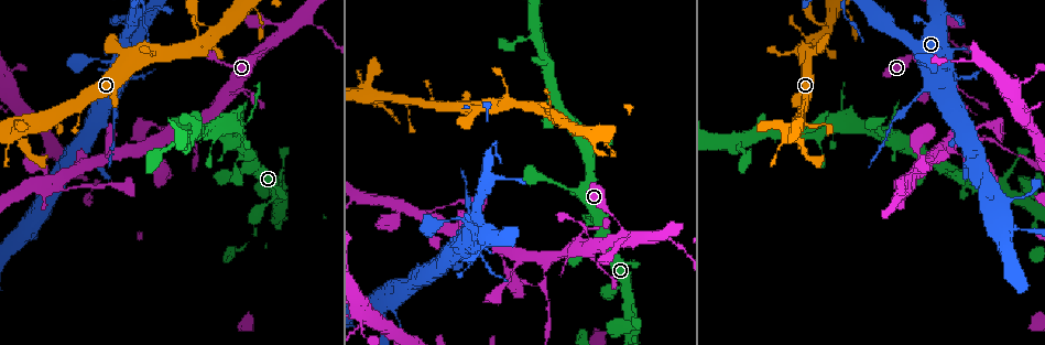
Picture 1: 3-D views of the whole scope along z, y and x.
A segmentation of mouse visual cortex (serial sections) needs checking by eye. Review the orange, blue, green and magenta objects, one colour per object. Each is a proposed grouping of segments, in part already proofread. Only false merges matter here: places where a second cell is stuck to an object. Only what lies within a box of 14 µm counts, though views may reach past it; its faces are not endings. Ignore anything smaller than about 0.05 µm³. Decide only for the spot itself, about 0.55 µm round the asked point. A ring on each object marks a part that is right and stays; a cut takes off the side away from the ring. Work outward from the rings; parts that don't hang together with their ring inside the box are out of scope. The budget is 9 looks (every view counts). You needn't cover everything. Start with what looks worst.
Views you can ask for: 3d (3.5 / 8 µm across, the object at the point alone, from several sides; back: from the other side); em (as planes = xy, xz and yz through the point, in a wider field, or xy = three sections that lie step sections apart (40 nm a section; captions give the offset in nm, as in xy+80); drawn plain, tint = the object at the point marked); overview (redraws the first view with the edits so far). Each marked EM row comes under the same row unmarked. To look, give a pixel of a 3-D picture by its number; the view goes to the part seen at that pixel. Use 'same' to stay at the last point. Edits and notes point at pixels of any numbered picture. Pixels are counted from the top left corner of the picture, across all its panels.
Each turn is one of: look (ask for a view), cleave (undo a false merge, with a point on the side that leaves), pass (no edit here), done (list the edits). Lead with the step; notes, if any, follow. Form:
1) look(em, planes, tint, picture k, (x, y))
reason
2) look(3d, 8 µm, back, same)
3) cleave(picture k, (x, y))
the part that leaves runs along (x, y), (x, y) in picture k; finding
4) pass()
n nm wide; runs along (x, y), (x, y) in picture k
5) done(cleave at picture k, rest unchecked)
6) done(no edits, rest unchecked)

look(3d, 3.5 µm, picture 1, (917, 97))
sudden change in width

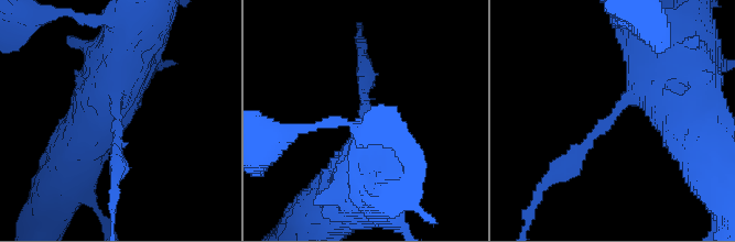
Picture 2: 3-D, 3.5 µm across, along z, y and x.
look(em, xy, step 1, tint, picture 2, (116, 120))

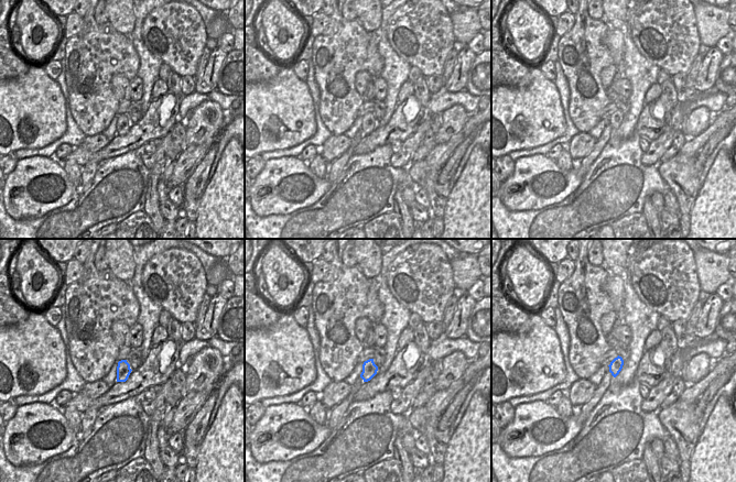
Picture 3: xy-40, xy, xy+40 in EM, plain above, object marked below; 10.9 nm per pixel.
cleave(picture 2, (587, 143))
the part that leaves runs along (613, 116), (539, 193) in picture 2; two cells meet here

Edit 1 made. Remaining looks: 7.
look(3d, 3.5 µm, picture 1, (374, 93))
four or more arms meet

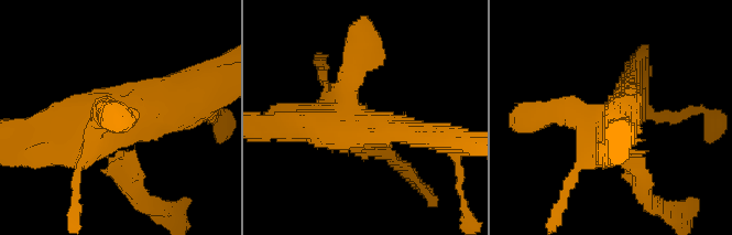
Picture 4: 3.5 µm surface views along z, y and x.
look(em, planes, tint, picture 4, (369, 125))

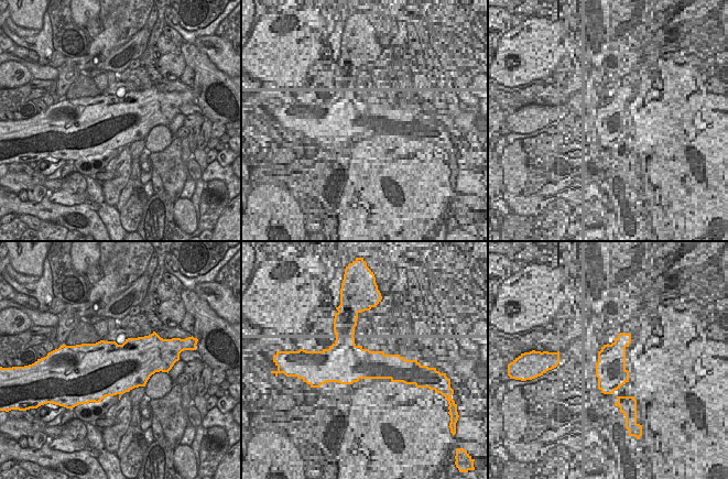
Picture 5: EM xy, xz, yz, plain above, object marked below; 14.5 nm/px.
pass()
runs along (427, 135), (349, 118), (353, 70) in picture 4; all the same cell

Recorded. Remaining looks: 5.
look(3d, 3.5 µm, picture 1, (485, 174))
calibre changes

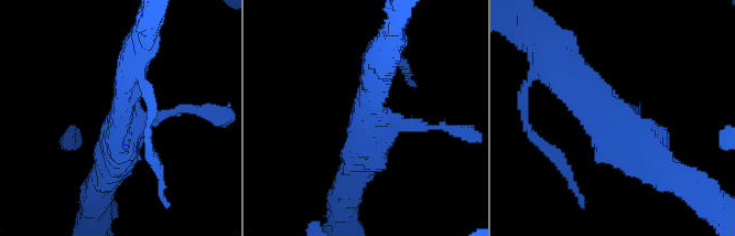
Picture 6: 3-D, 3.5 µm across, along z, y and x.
look(em, xy, step 3, tint, picture 6, (616, 127))

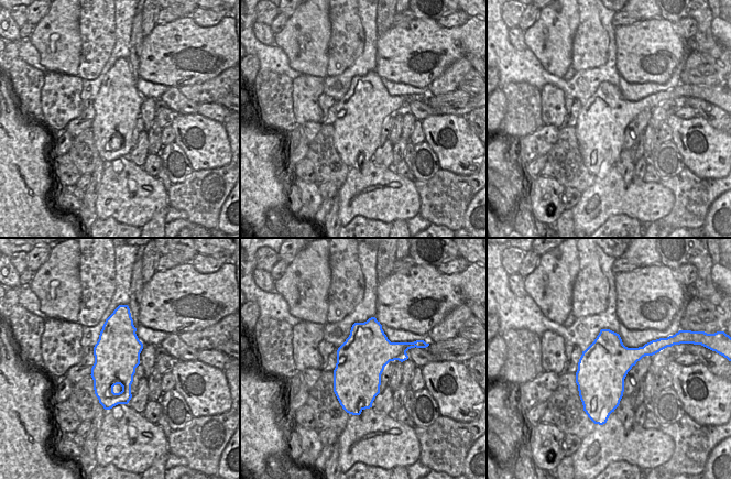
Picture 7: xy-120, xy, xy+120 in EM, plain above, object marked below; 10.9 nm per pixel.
look(em, xy, step 2, tint, same)

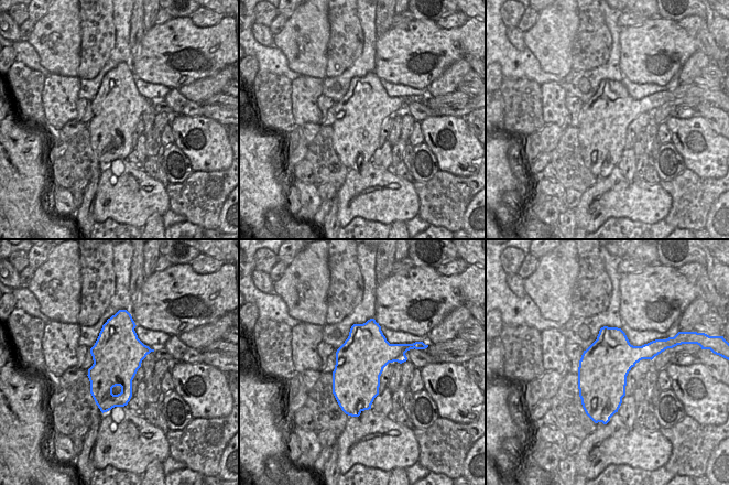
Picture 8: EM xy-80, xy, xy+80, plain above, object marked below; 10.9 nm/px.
pass()
550 nm wide; runs along (668, 175), (575, 77), (561, 77) in picture 6; one cell here

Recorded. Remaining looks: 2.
look(3d, 3.5 µm, back, picture 1, (279, 200))
branch point

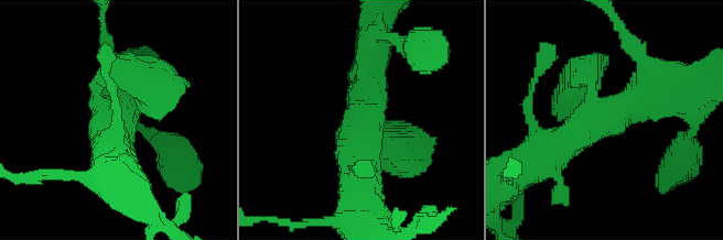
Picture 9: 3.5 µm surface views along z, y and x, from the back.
look(em, xy, step 3, tint, picture 9, (361, 132))
3 arms; arms of 250, 500, 500 nm; need the tissue

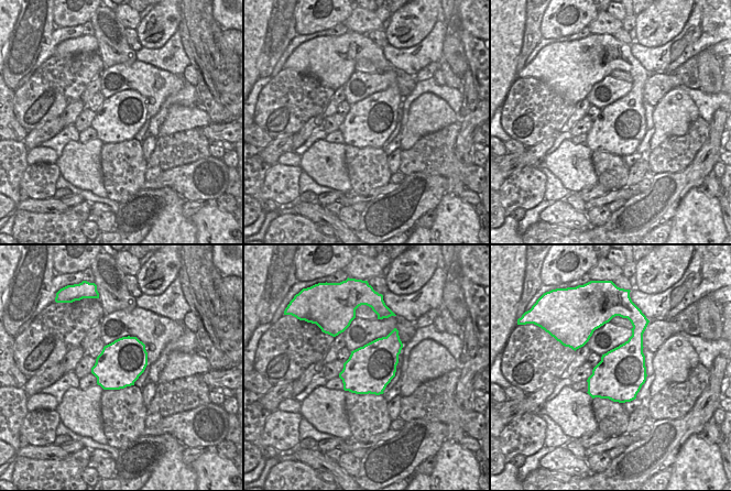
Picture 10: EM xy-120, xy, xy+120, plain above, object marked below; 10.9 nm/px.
pass()
runs along (661, 91), (596, 118), (535, 159) in picture 9; all the same cell

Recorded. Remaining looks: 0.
done(cleave at picture 2, rest unchecked)

